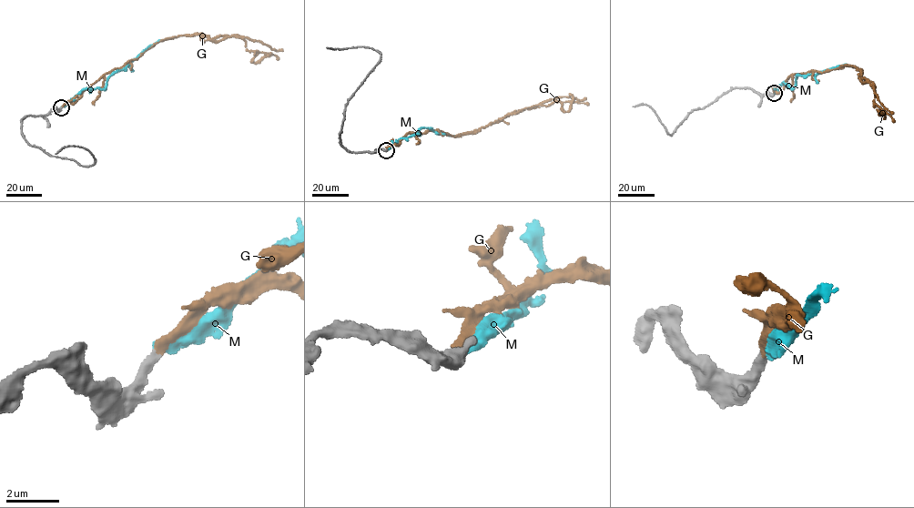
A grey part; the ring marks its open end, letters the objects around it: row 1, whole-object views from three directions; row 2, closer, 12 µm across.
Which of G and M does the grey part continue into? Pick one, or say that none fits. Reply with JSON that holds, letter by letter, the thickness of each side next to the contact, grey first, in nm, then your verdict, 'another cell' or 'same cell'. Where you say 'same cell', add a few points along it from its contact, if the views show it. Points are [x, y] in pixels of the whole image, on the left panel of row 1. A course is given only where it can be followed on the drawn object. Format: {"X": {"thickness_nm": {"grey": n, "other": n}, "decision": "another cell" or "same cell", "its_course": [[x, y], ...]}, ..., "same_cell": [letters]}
{"G": {"thickness_nm": {"grey": 340, "other": 260}, "decision": "same cell", "its_course": [[61, 107], [165, 39], [239, 36], [247, 49], [257, 51], [256, 63], [270, 52]]}, "M": {"thickness_nm": {"grey": 340, "other": 360}, "decision": "another cell"}, "same_cell": ["G"]}

